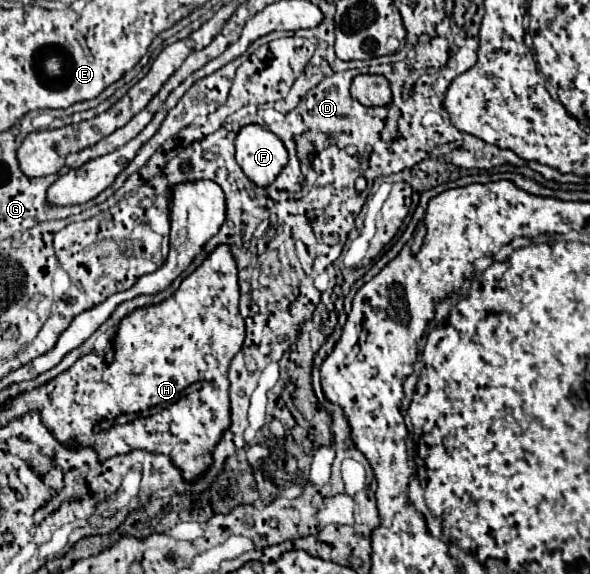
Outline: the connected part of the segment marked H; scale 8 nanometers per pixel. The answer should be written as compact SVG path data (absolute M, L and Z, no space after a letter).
M220 245L216 247L216 251L212 255L208 255L204 259L204 263L182 281L182 285L178 287L178 291L162 301L156 307L144 307L138 309L134 313L130 313L128 317L124 317L114 333L112 339L112 363L106 361L106 353L104 355L86 355L82 359L78 359L68 371L64 371L62 375L58 375L56 379L48 381L46 385L34 389L32 393L24 393L18 397L18 417L26 415L26 411L38 411L42 415L42 423L46 423L46 427L52 429L52 435L66 445L76 445L76 447L92 447L98 453L98 461L104 463L110 457L116 455L126 455L134 449L144 449L150 453L162 453L168 455L172 459L172 463L180 469L182 479L184 481L198 481L202 477L204 471L210 469L212 463L212 451L214 451L214 443L218 443L218 439L222 437L222 431L226 431L226 427L230 427L230 401L228 401L228 365L232 361L232 357L242 349L244 343L244 319L238 313L238 299L240 299L240 291L238 291L238 275L236 275L236 261L228 249L228 245Z

